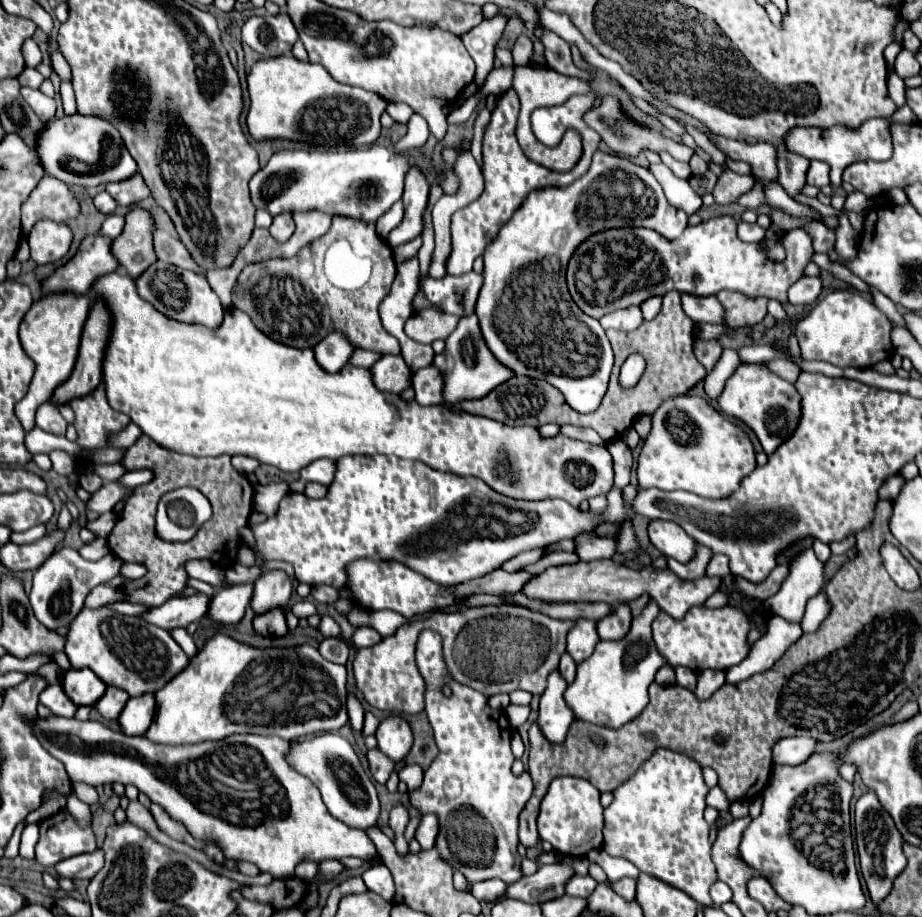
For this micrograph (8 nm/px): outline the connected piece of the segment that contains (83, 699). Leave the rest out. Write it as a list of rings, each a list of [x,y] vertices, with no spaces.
[[[89,668],[71,670],[63,676],[63,690],[75,706],[93,706],[95,700],[103,696],[103,688],[107,688],[107,684],[103,684]]]

